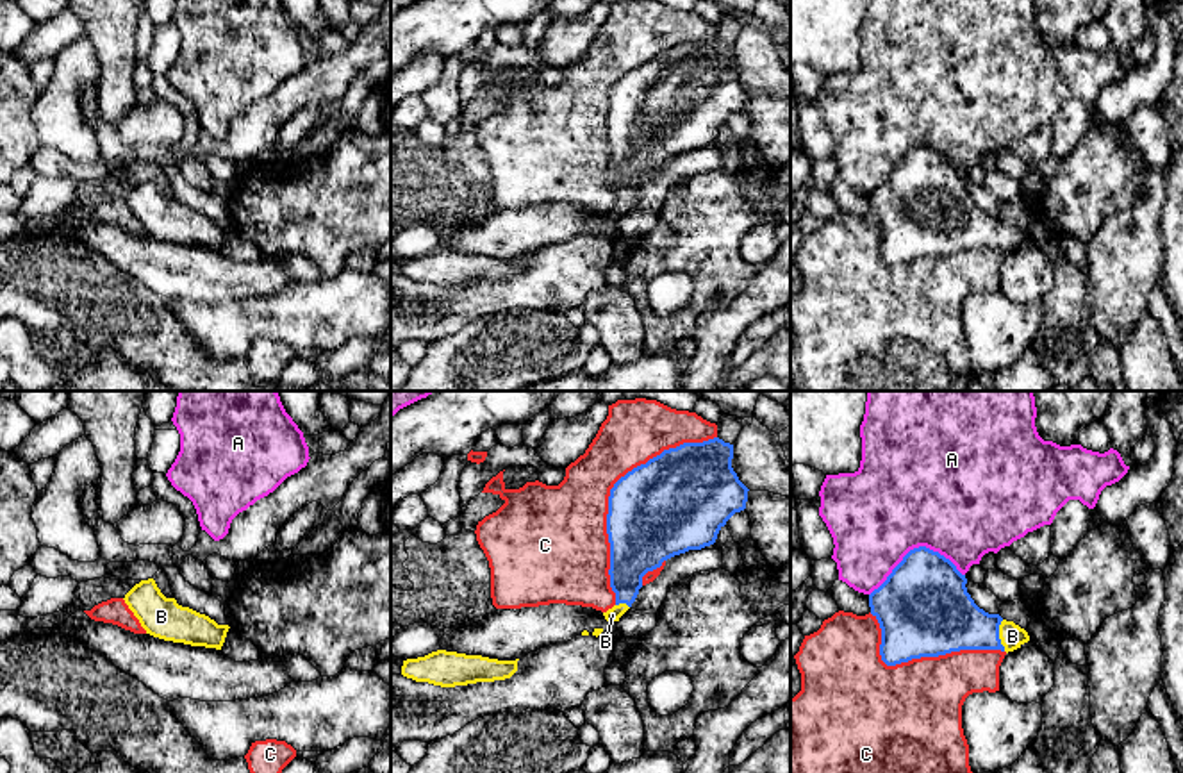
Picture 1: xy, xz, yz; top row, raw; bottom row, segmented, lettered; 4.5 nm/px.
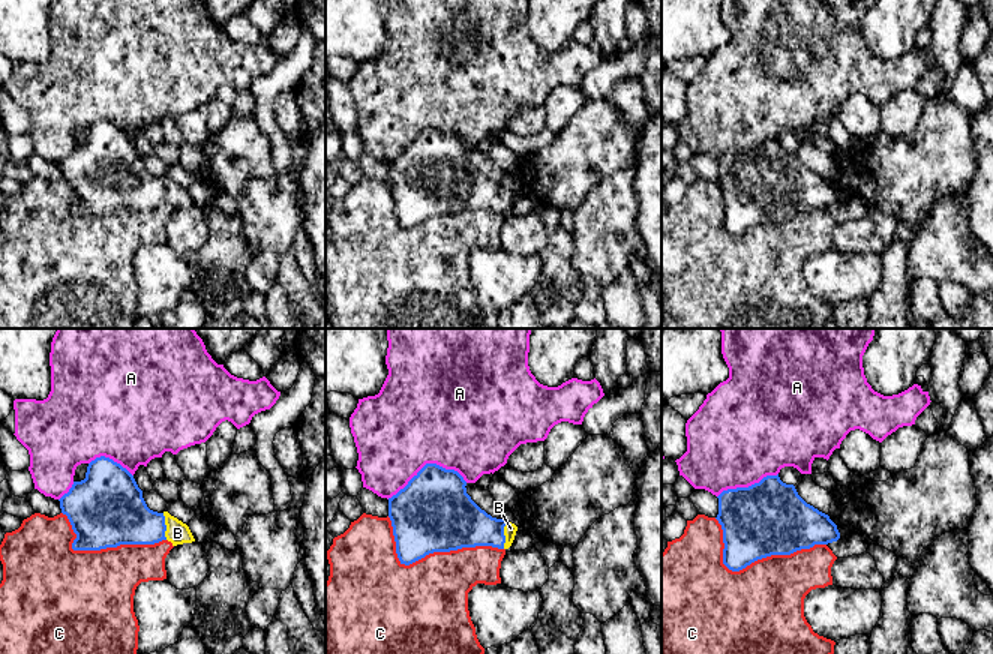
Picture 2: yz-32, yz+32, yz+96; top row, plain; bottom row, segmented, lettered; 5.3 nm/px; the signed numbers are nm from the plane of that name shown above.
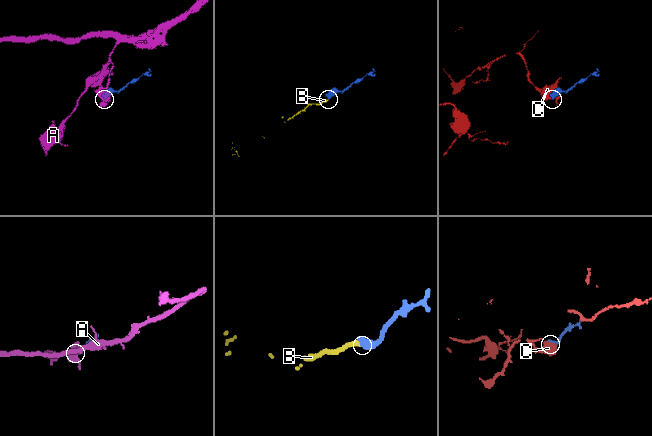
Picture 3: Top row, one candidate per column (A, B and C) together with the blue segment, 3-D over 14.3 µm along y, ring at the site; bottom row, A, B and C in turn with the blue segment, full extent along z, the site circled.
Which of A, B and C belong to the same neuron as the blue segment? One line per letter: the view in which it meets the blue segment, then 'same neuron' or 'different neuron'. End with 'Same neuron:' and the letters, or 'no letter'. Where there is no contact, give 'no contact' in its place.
A: yz | different neuron
B: yz | same neuron
C: xz | different neuron
Same neuron: B

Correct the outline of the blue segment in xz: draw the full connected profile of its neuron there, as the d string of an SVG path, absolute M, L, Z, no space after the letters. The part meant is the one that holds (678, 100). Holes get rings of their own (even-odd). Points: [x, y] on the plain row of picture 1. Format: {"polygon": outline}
{"polygon": "M719 37L683 43L633 68L614 84L608 96L607 134L616 205L603 212L607 221L619 221L632 207L648 171L674 155L714 145L726 121L746 109L749 89L733 71L732 59L733 45Z"}

